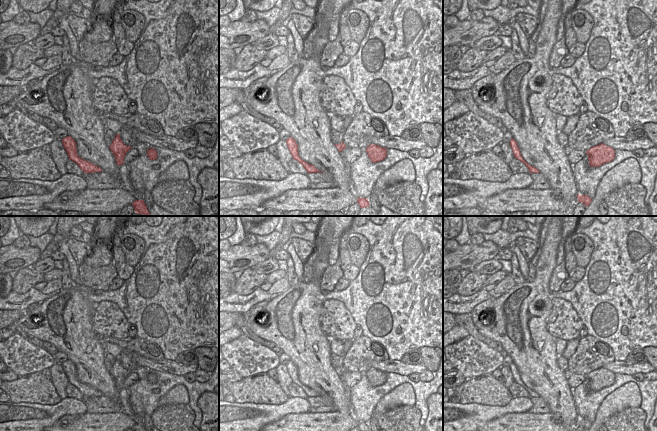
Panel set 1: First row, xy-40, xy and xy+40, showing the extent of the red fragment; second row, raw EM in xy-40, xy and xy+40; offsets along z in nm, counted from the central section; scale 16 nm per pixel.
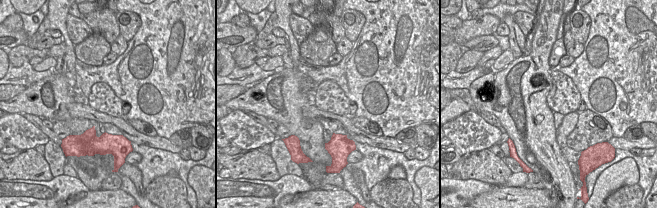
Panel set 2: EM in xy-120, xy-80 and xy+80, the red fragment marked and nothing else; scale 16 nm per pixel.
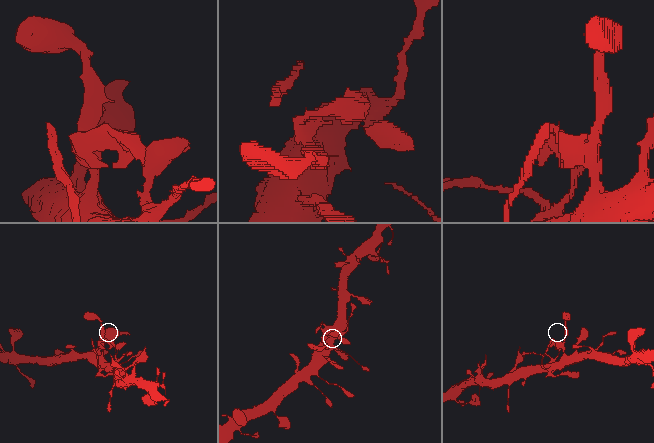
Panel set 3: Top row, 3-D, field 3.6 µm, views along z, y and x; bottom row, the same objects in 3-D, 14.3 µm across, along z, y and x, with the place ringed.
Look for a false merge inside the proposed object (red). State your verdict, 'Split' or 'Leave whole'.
Split.

